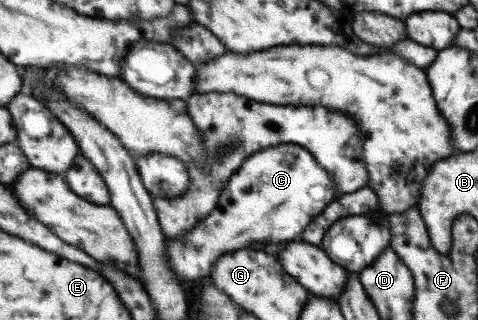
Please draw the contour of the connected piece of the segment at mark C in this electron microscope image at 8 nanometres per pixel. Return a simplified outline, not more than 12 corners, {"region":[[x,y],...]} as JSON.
{"region":[[307,148],[246,159],[219,207],[167,238],[184,285],[226,253],[297,239],[341,194]]}

